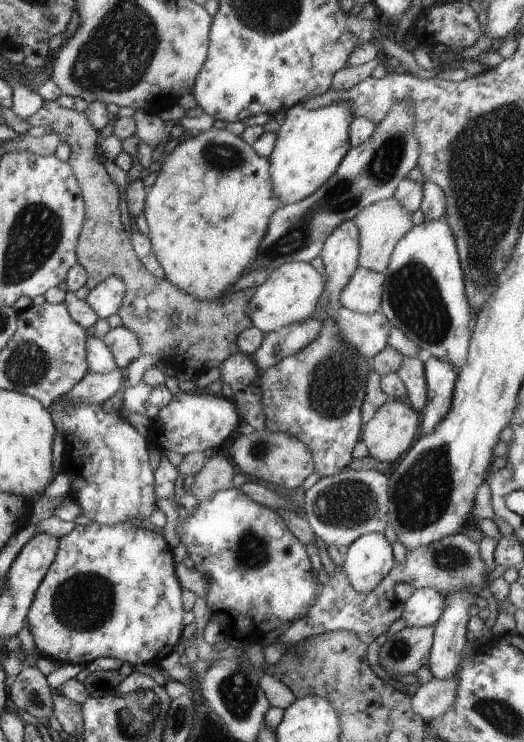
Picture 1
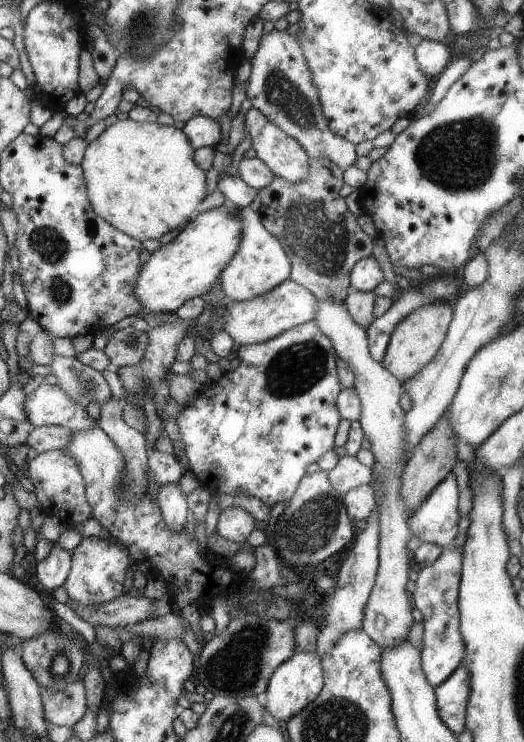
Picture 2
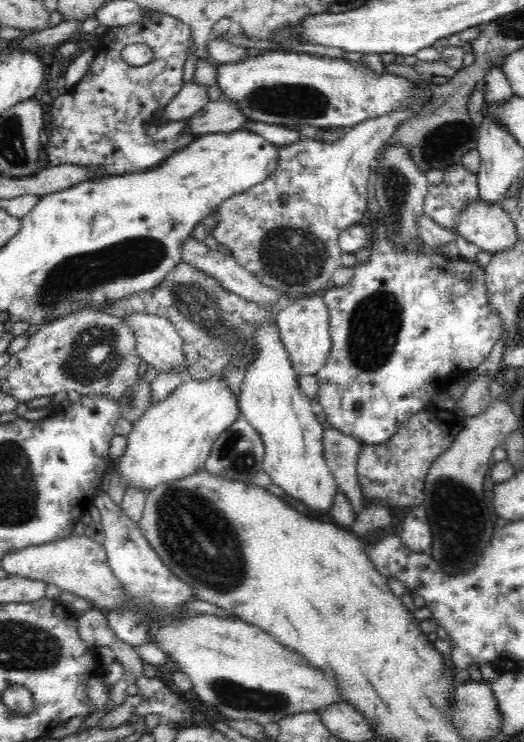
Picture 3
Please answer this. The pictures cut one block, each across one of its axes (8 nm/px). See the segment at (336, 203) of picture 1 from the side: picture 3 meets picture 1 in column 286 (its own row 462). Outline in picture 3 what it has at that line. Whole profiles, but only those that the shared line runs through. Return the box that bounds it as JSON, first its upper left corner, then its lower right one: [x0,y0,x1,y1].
[204,415,264,483]

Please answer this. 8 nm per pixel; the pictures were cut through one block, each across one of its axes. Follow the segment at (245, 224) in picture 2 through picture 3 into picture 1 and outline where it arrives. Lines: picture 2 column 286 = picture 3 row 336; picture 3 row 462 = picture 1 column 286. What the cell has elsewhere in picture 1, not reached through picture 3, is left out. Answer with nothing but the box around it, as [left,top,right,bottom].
[248,261,324,333]

